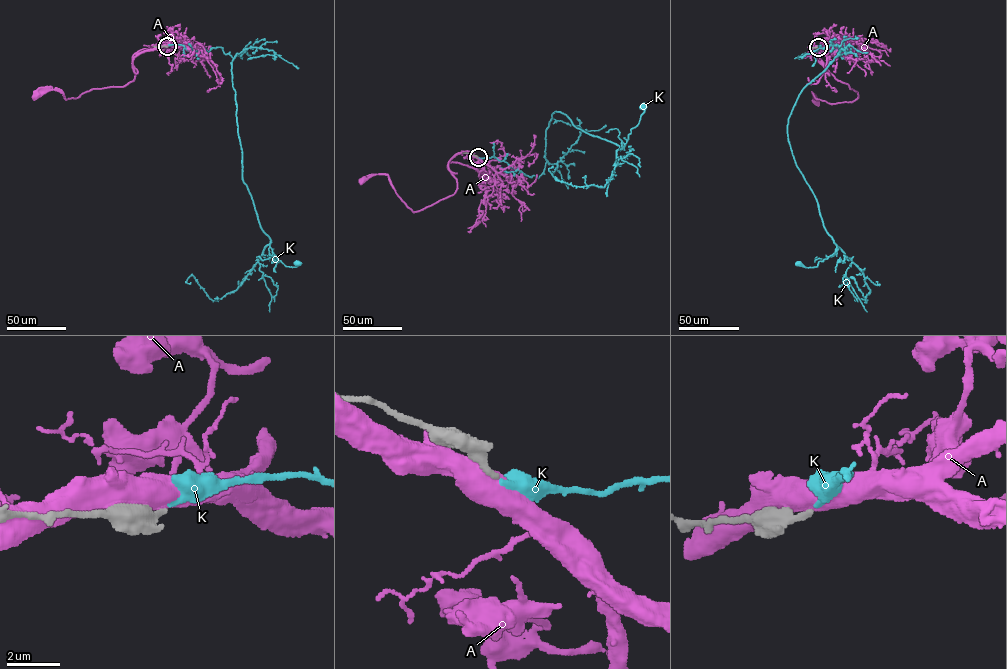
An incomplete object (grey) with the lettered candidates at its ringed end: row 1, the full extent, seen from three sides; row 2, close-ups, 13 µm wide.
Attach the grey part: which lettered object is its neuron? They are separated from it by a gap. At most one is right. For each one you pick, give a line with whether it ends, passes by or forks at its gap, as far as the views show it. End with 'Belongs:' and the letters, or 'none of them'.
Belongs: none of them

